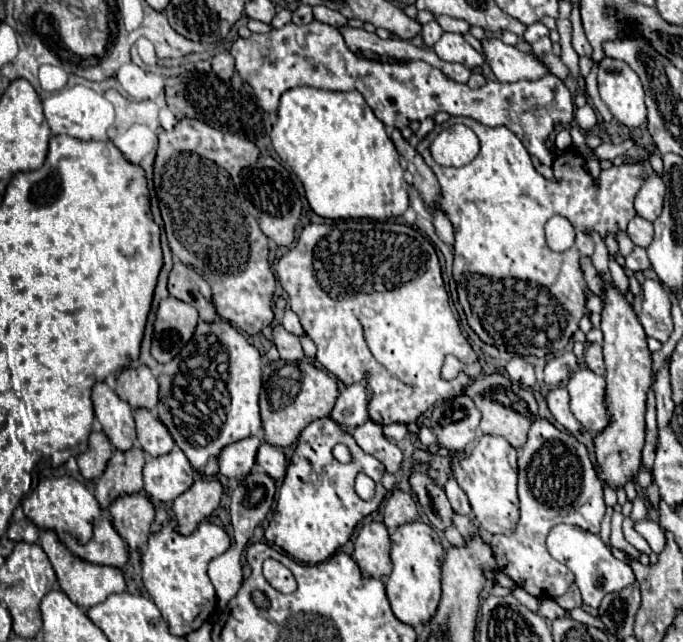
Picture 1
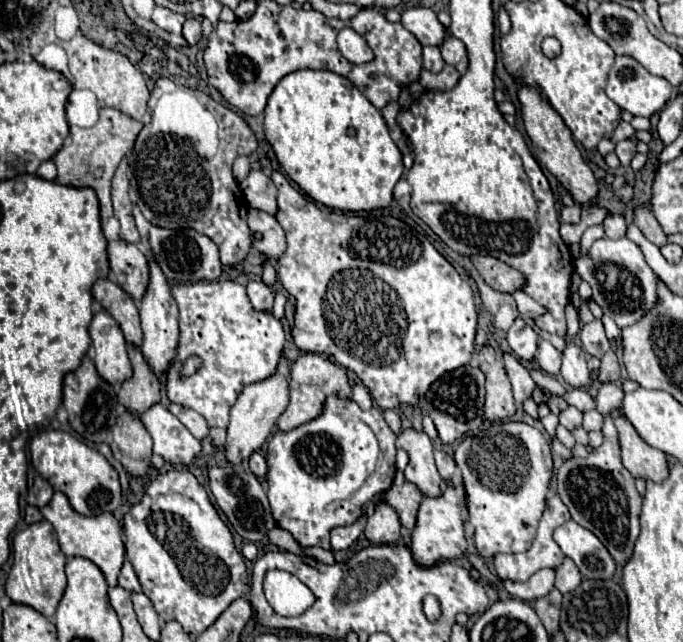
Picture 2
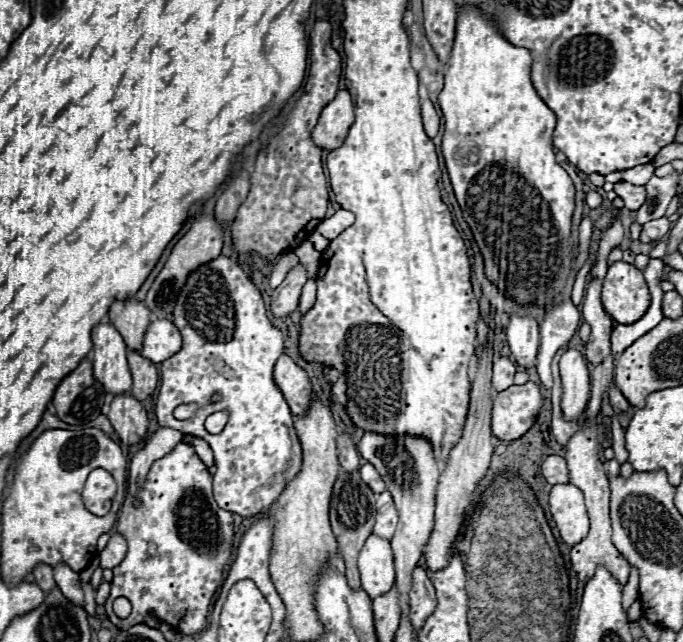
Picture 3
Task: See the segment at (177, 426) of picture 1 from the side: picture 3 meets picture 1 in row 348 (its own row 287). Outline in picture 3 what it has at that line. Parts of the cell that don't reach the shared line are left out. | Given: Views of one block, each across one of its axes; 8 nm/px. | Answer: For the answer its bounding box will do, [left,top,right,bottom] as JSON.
[156,256,302,518]

